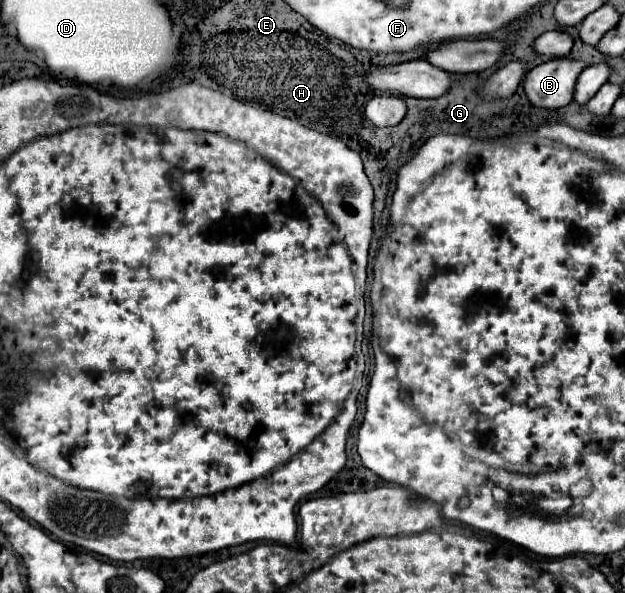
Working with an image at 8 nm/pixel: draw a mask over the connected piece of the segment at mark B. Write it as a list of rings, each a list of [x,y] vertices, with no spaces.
[[[553,58],[527,72],[523,88],[533,106],[561,108],[573,102],[577,76],[585,68],[583,62],[571,58]]]

